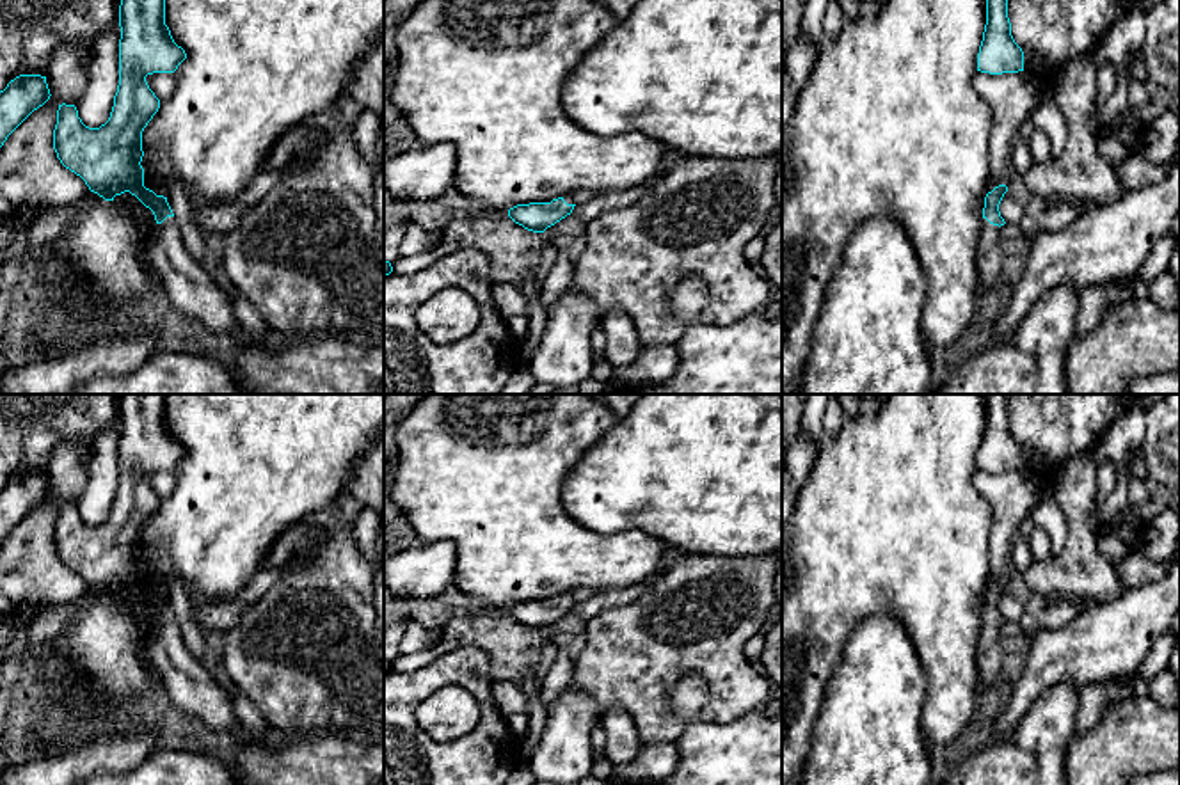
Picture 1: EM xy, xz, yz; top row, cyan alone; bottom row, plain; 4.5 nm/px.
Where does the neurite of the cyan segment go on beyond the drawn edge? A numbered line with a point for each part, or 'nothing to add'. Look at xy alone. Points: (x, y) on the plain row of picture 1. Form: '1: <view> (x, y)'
1: xy (191, 688)

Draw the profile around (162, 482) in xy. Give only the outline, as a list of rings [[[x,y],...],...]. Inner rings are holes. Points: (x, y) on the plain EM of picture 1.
[[[153,471],[146,474],[149,487],[162,499],[167,499],[176,485],[172,471]]]

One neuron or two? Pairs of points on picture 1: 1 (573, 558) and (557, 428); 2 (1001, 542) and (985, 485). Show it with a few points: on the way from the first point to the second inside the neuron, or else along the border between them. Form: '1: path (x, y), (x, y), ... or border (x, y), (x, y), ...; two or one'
1: path (546, 526), (546, 460); one
2: path (1001, 528), (999, 499); one

